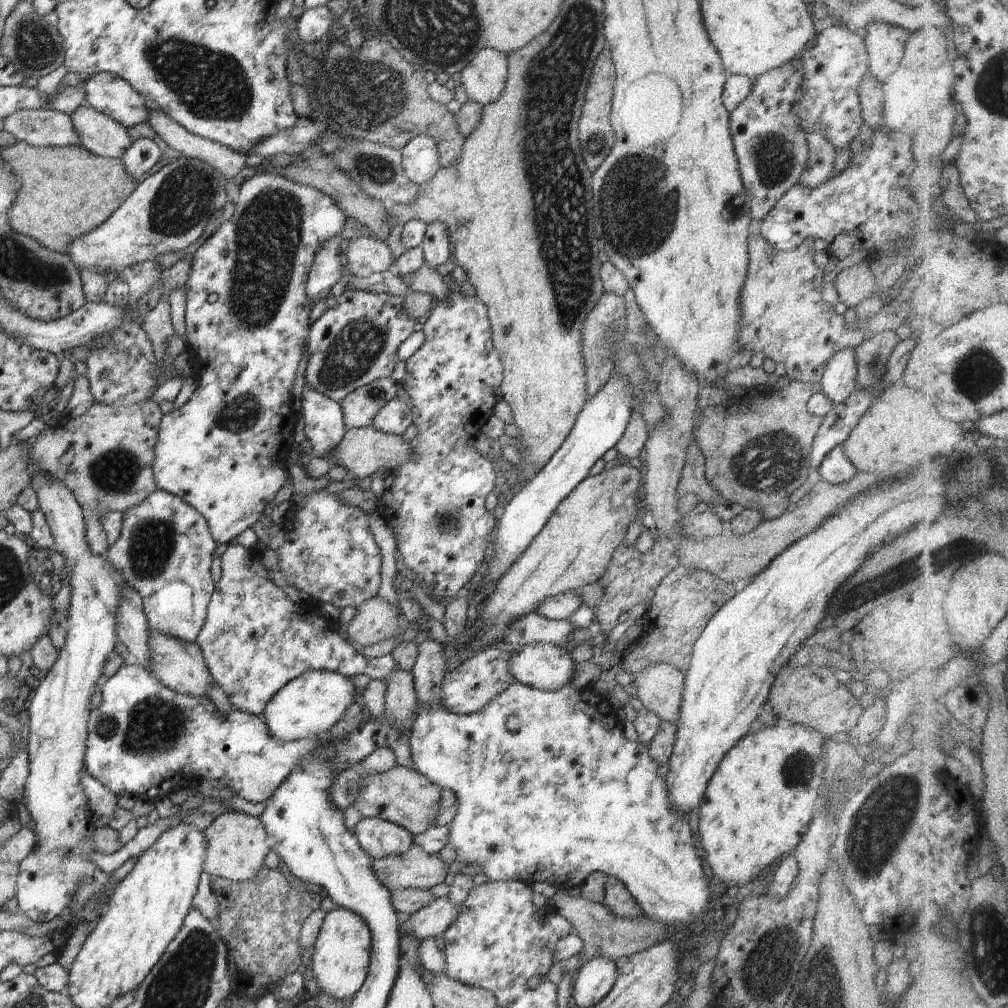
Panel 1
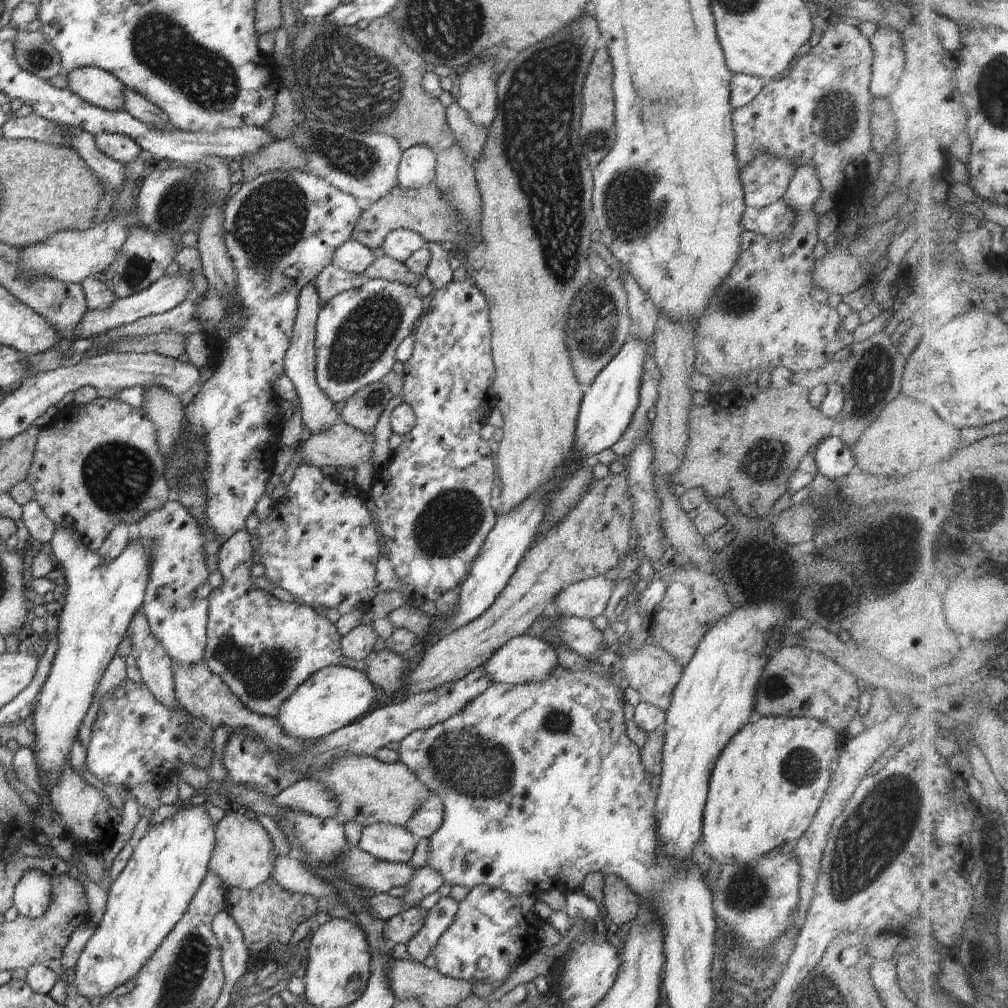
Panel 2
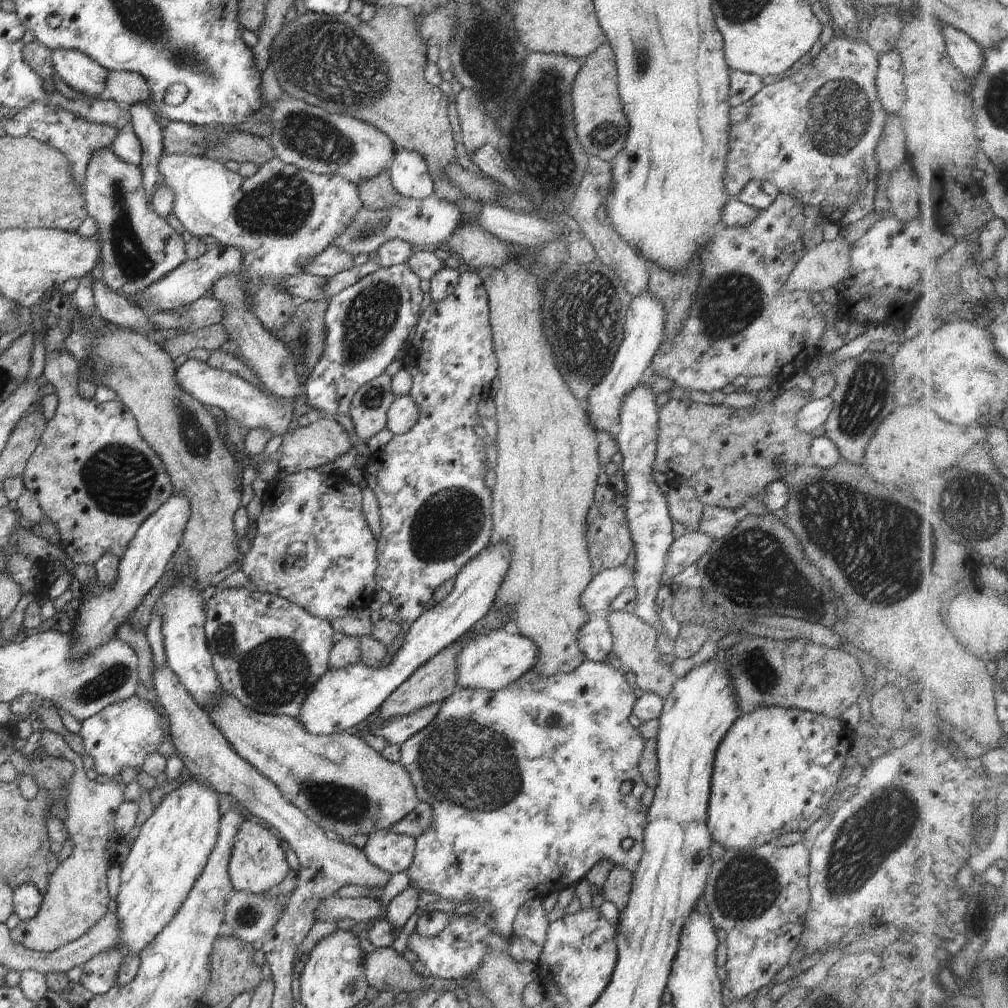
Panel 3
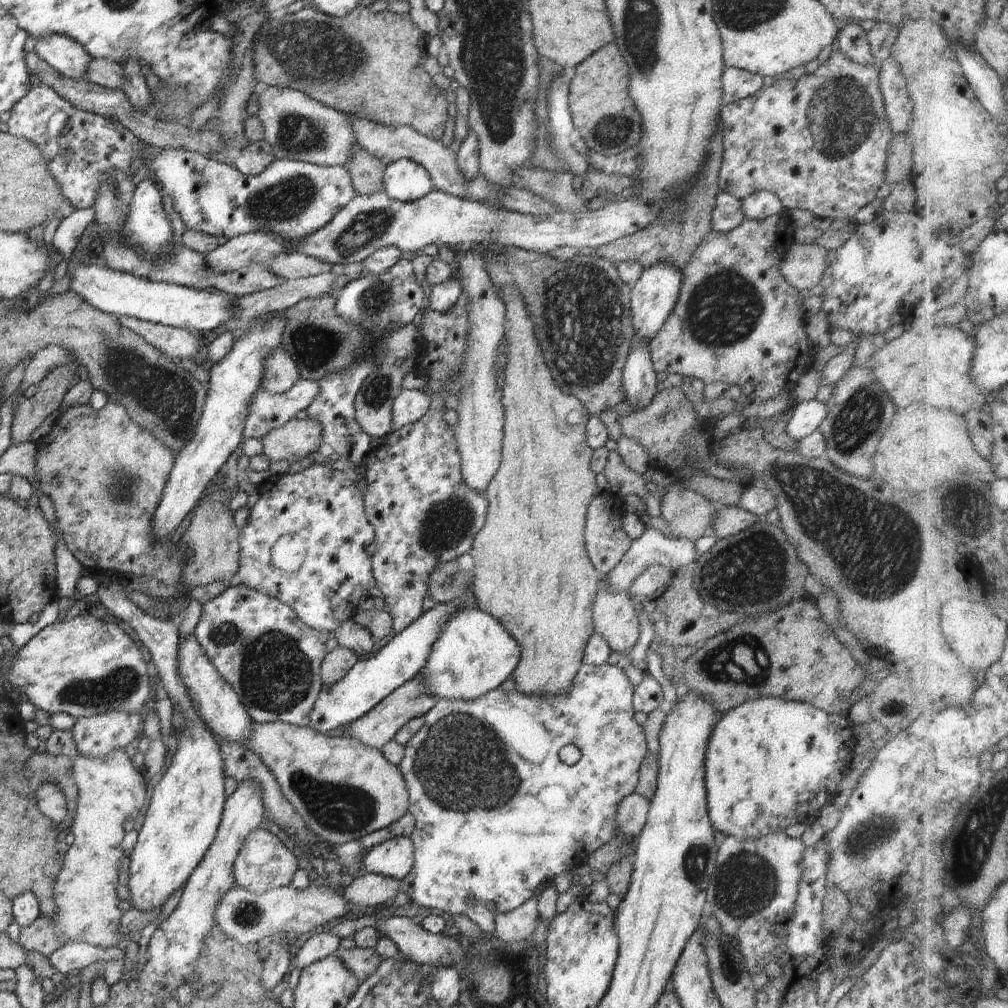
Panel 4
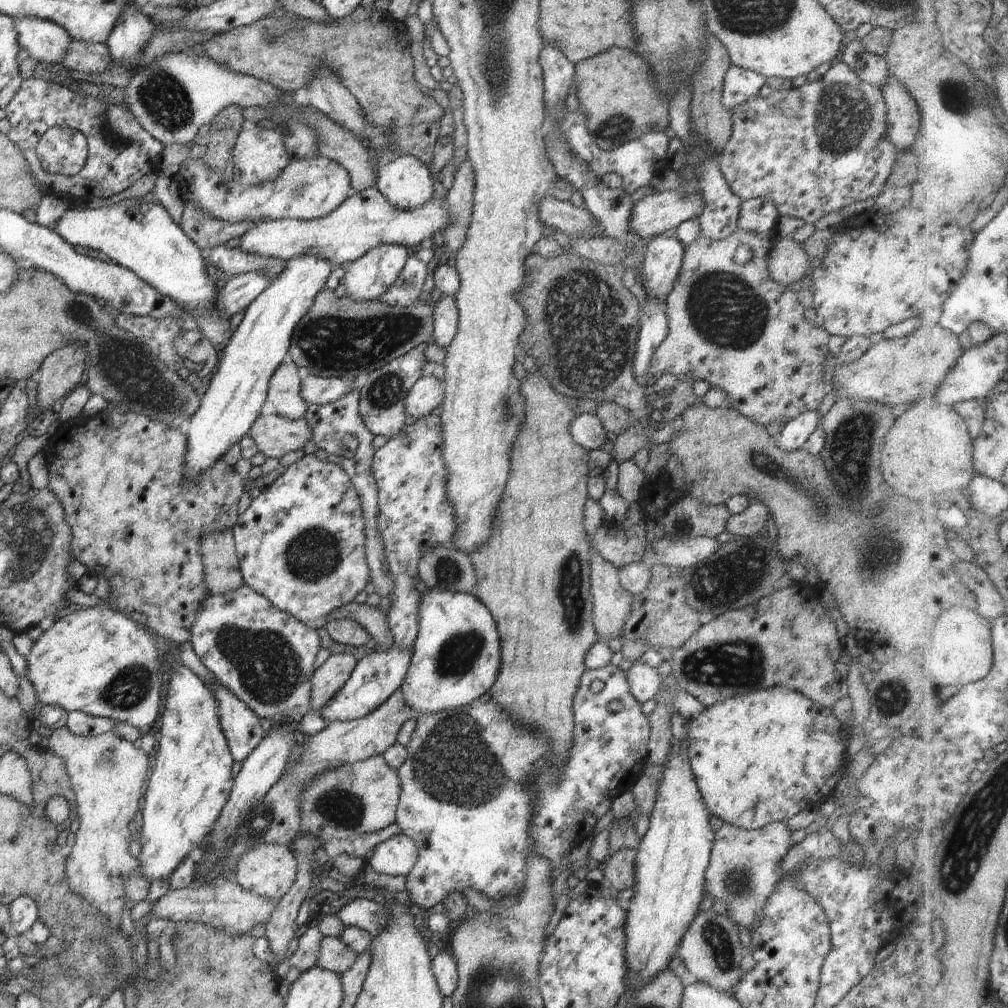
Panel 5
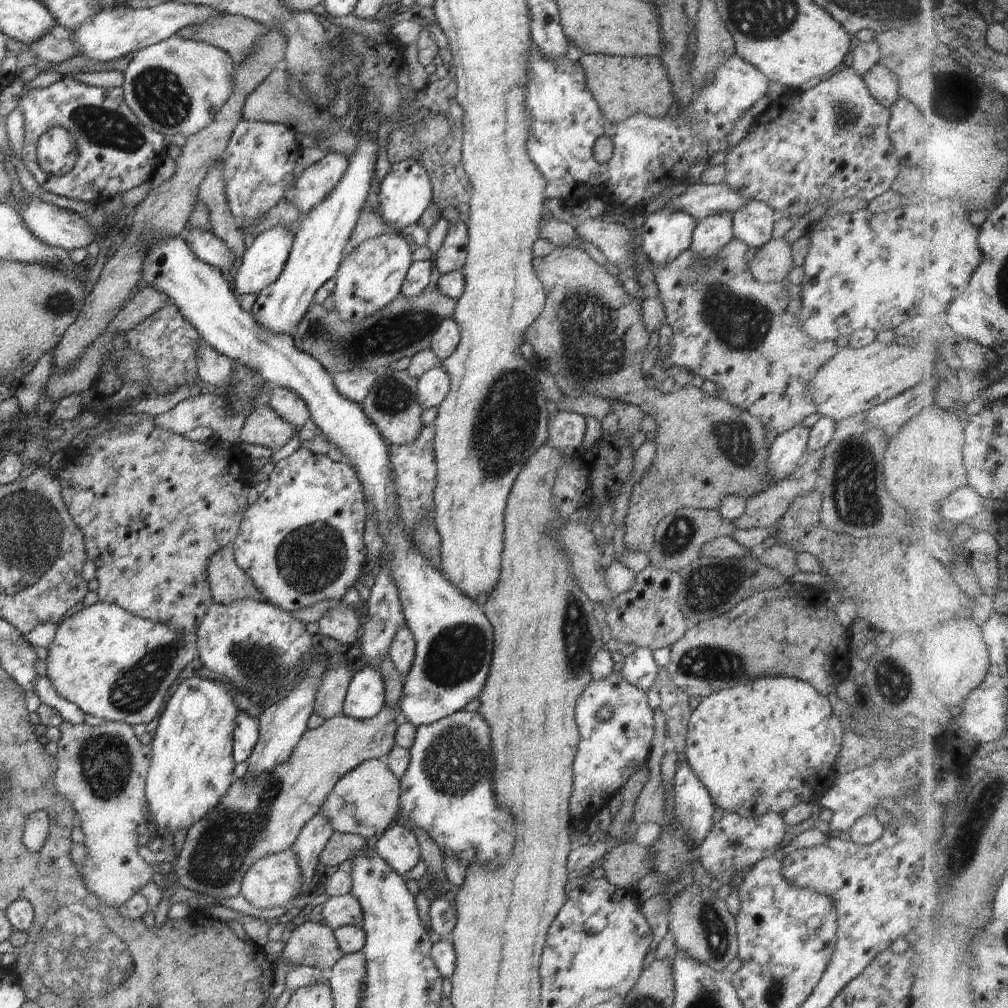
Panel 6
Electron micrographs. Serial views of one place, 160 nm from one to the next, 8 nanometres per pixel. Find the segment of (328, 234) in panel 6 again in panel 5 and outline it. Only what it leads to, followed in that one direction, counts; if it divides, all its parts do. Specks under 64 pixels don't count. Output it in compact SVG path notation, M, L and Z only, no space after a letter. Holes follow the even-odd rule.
M314 255L294 257L287 261L283 272L243 312L241 323L220 352L201 405L185 428L187 449L183 477L186 481L196 479L210 469L248 434L261 414L262 404L267 400L270 377L289 351L294 327L308 314L334 268L336 266L331 262Z

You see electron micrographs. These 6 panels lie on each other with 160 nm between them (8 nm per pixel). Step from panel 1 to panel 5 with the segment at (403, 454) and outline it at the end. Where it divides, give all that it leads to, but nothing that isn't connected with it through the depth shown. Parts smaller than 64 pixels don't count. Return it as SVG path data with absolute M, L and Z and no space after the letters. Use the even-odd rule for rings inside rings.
M260 414L247 435L256 442L260 453L267 458L278 459L284 454L303 449L313 437L306 419L293 421L278 414Z

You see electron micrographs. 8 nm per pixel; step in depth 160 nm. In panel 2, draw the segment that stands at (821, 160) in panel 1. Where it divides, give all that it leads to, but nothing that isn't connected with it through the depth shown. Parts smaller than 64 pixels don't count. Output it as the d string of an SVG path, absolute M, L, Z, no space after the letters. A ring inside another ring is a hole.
M808 163L794 169L788 190L782 199L797 214L797 221L793 226L793 233L787 241L779 243L770 237L743 231L741 251L722 285L715 290L710 298L711 304L696 326L696 357L694 359L695 372L709 376L712 380L729 378L737 380L740 374L750 374L753 370L760 373L766 368L786 366L792 373L798 371L815 371L821 369L827 361L839 350L851 345L855 340L853 333L843 325L840 310L831 308L827 303L819 303L810 290L815 285L813 270L816 264L814 246L818 242L817 218L813 204L823 191L817 170Z

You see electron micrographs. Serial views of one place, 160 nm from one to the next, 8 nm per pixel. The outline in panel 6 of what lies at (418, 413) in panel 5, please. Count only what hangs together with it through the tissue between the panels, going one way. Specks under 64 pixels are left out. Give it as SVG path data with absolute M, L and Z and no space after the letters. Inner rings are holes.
M440 366L427 370L417 382L416 400L422 410L437 408L444 402L450 390L448 373Z

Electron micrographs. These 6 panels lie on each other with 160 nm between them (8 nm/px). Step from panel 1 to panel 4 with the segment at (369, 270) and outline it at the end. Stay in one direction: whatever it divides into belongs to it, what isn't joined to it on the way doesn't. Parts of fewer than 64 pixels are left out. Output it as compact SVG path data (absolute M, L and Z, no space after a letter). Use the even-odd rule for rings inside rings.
M295 251L292 254L280 255L274 258L266 266L270 268L270 272L274 276L286 281L331 273L333 268L332 265L326 264L326 262L318 262L310 256L304 256L304 254L298 254Z

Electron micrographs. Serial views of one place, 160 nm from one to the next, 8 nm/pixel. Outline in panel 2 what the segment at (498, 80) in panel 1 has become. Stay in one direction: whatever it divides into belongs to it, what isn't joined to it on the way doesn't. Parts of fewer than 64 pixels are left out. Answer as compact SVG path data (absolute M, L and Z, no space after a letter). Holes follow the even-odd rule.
M485 58L461 70L459 88L456 102L476 124L488 128L497 113L497 78L494 60Z

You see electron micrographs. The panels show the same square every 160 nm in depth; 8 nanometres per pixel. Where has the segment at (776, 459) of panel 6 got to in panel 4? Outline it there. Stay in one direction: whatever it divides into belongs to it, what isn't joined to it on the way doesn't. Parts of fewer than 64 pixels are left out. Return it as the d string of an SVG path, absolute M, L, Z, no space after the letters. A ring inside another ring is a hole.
M820 400L795 401L792 416L790 416L790 421L787 422L786 426L788 438L792 438L797 443L807 438L819 429L826 414L826 406Z

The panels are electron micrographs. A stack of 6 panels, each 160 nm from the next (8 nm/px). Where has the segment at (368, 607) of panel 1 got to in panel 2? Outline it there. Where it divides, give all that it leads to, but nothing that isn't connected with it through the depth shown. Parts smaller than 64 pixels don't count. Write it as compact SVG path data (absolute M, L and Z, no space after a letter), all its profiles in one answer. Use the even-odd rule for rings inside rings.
M365 621L354 627L350 632L341 637L343 655L350 660L364 660L376 649L377 633L372 623Z

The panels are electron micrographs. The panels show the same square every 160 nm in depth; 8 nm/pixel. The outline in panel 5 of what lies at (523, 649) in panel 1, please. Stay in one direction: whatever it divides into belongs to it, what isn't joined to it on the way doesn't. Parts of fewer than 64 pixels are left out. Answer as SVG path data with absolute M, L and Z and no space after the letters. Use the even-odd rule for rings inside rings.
M430 589L427 594L421 595L419 604L419 631L416 640L413 644L413 655L410 666L408 667L408 672L406 678L403 680L400 690L403 692L403 697L414 709L416 714L423 715L428 713L437 713L448 709L457 709L469 704L474 703L480 696L484 696L492 682L496 682L498 678L498 673L501 667L501 642L499 637L499 630L497 629L496 623L490 611L474 596L470 593L453 593L450 591L439 591Z

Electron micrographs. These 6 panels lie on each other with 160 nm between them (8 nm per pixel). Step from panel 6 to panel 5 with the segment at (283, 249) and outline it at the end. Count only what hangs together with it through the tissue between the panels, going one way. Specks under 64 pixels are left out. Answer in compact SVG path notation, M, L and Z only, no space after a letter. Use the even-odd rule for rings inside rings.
M256 271L234 275L228 278L224 284L221 284L215 298L215 308L224 319L230 320L234 315L243 313L270 284L271 282L268 280L268 277Z

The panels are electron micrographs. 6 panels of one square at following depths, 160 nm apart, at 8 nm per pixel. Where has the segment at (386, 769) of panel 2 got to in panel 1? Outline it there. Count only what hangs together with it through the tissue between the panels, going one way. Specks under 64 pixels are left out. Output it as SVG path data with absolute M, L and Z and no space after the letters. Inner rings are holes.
M397 765L382 774L376 772L359 775L362 778L362 790L358 792L352 806L358 808L362 818L380 818L394 822L413 836L432 827L432 822L436 820L440 810L441 788L420 772Z

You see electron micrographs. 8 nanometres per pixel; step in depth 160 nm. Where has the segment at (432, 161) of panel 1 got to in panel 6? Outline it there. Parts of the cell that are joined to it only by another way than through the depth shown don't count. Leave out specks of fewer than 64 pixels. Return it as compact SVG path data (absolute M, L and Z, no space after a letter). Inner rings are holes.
M406 159L391 164L391 169L381 181L380 192L374 200L378 203L385 221L393 229L402 232L408 226L415 225L433 202L433 186L427 170L415 159Z

